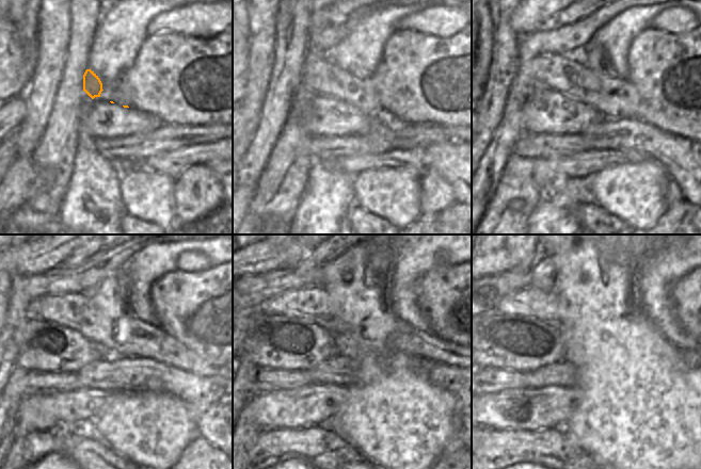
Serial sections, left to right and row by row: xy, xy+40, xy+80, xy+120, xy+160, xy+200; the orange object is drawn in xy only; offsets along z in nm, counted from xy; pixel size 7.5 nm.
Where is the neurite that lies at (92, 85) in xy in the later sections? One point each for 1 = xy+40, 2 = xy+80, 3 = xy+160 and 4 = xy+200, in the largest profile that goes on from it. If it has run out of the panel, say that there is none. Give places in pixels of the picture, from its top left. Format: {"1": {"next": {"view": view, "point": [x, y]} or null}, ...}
{"1": {"next": {"view": "xy+40", "point": [319, 75]}}, "2": {"next": {"view": "xy+80", "point": [612, 97]}}, "3": {"next": {"view": "xy+160", "point": [259, 297]}}, "4": {"next": {"view": "xy+200", "point": [493, 291]}}}

